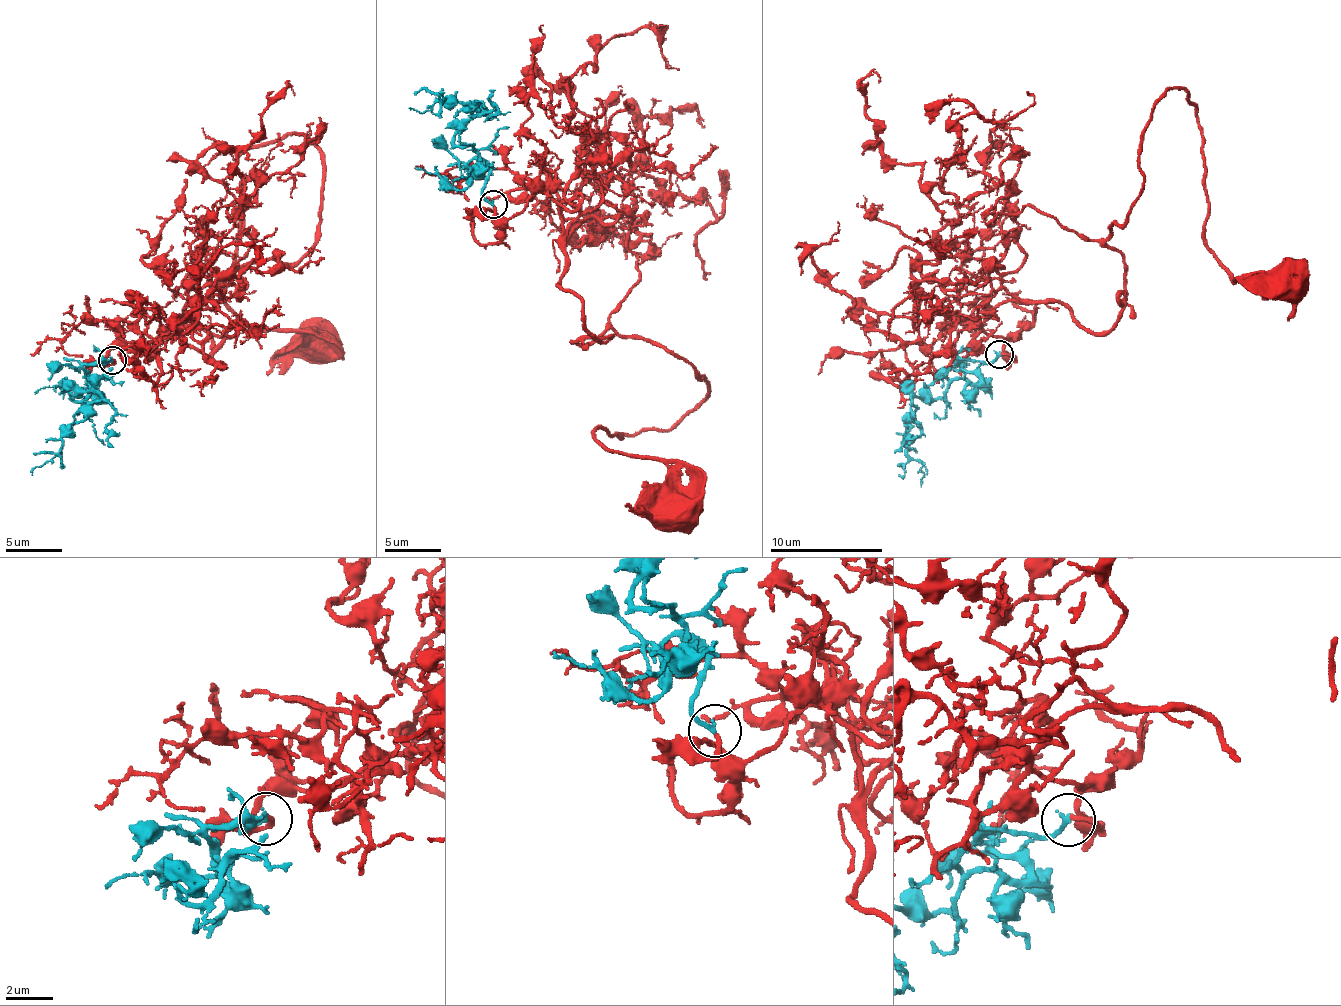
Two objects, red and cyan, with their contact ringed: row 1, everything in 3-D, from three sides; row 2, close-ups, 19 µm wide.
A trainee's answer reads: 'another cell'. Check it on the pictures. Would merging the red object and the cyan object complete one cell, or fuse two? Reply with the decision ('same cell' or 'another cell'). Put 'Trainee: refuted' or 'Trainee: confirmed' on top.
Trainee: refuted
same cell

